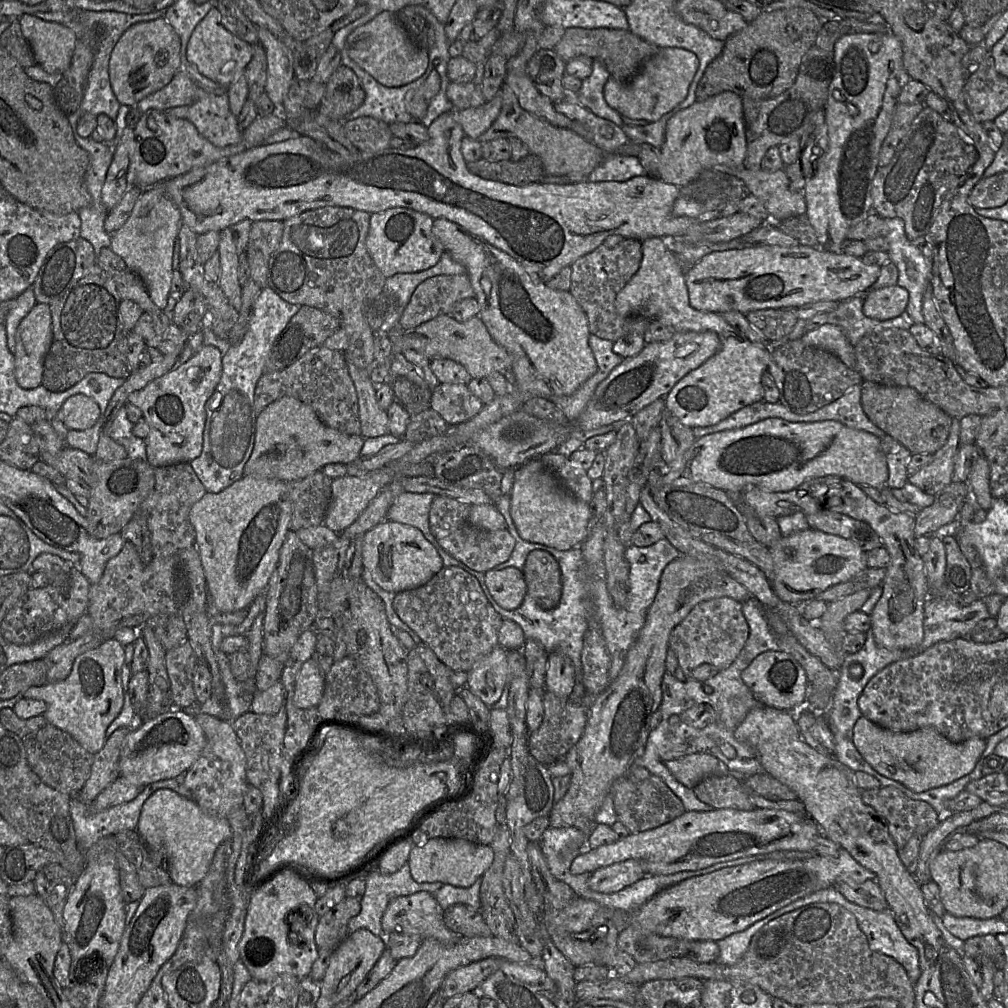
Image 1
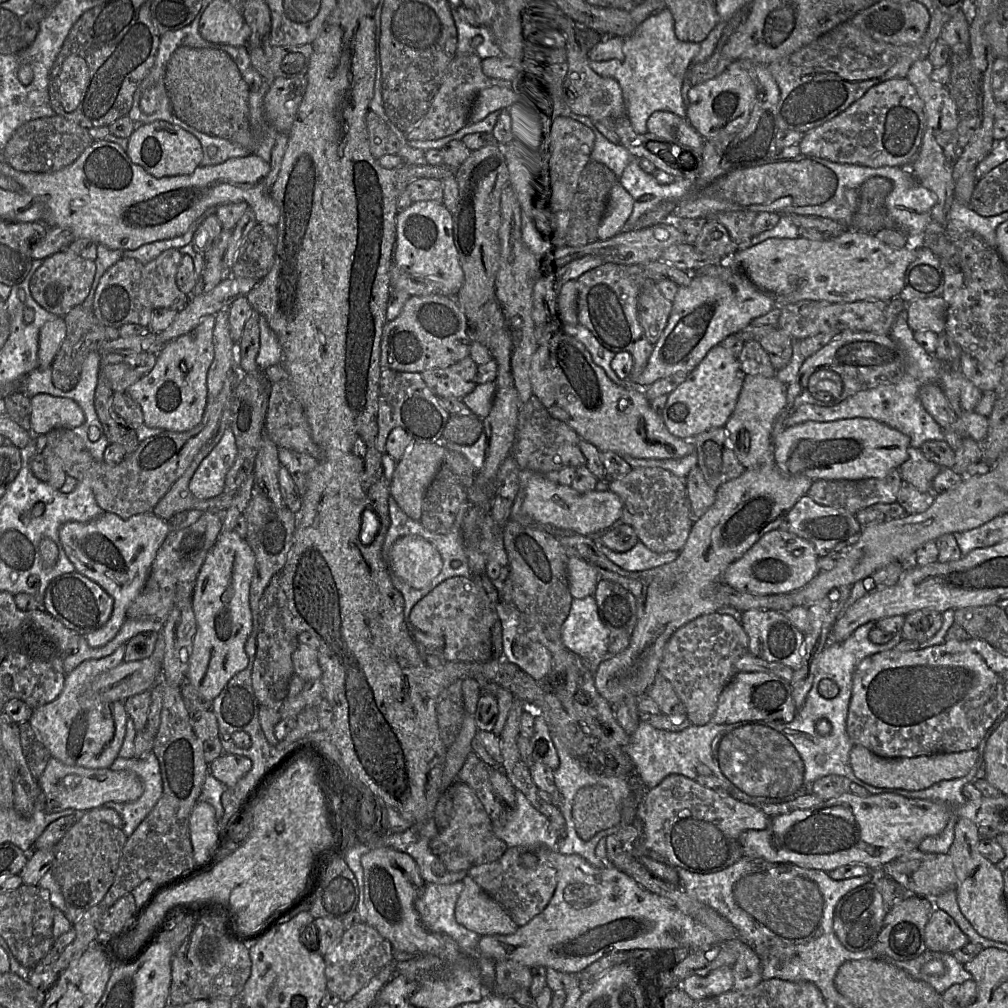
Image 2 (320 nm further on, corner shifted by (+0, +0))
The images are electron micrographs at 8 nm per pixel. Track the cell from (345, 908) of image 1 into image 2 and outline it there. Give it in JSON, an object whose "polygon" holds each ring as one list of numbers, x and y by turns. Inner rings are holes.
{"polygon":[[363,921,354,924,345,930,340,941,323,955,327,990,335,994,341,1002,347,1002,393,960,394,952,392,944,374,927]]}

